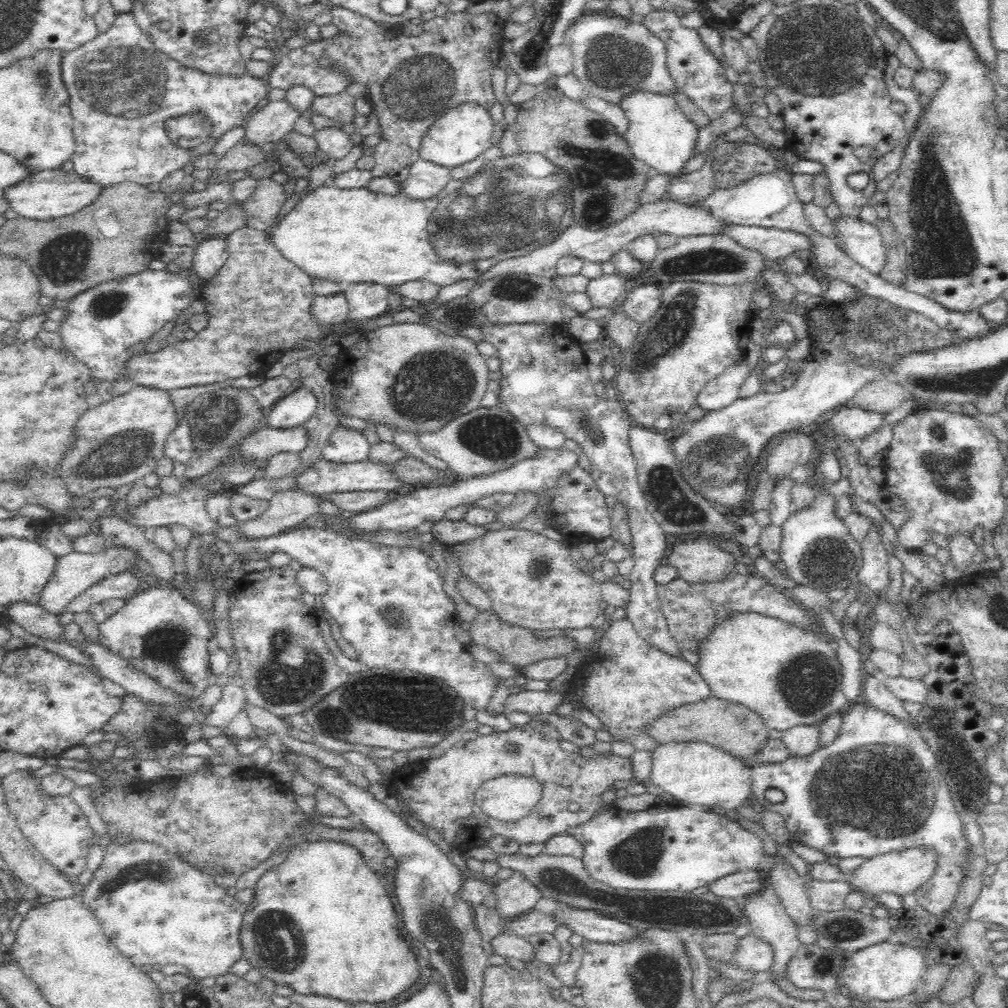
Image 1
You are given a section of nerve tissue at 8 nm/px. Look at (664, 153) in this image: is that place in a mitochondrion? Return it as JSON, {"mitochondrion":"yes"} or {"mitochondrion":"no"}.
{"mitochondrion":"no"}

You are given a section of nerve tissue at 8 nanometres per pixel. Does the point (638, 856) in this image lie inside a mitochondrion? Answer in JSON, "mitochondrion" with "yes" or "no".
{"mitochondrion":"yes"}

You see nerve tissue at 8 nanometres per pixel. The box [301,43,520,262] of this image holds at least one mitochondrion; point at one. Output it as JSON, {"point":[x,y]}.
{"point":[415,86]}

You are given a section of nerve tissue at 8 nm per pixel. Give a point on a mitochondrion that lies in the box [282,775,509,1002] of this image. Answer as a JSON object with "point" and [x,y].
{"point":[433,918]}

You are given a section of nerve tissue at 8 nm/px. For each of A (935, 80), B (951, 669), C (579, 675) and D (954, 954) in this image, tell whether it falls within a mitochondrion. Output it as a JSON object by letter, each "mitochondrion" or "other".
{"A":"other","B":"other","C":"other","D":"other"}

